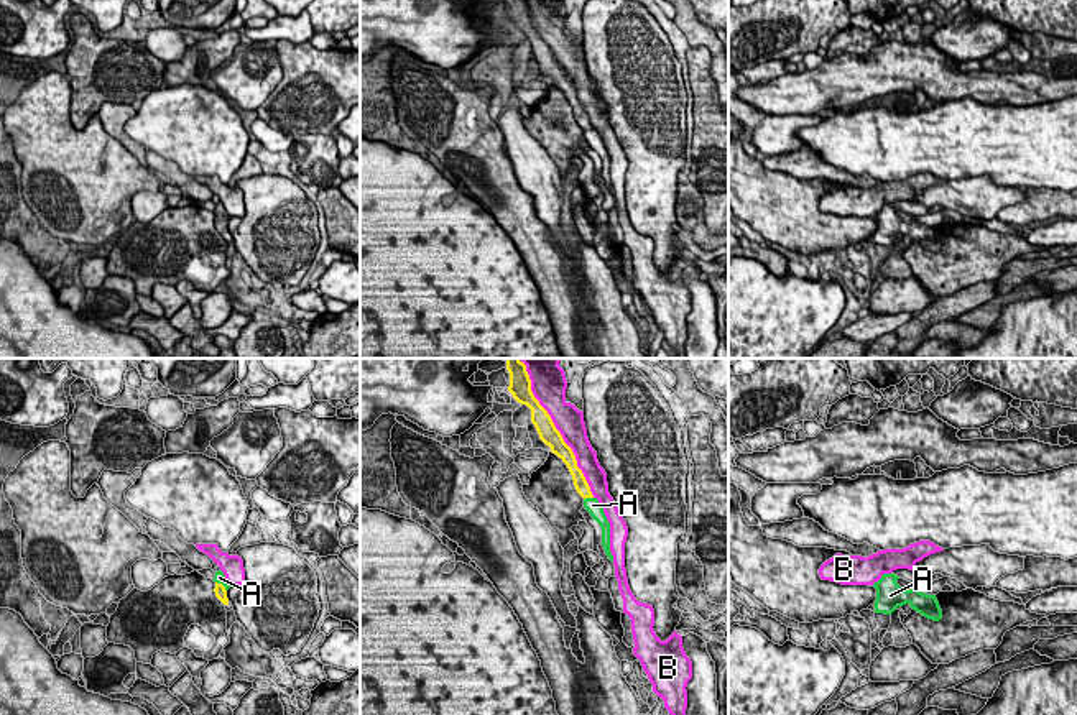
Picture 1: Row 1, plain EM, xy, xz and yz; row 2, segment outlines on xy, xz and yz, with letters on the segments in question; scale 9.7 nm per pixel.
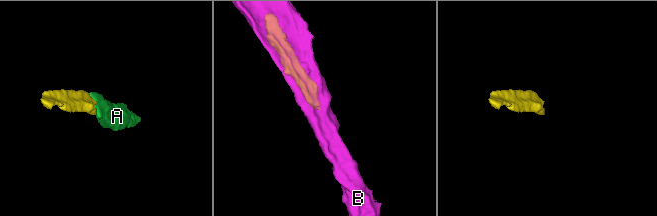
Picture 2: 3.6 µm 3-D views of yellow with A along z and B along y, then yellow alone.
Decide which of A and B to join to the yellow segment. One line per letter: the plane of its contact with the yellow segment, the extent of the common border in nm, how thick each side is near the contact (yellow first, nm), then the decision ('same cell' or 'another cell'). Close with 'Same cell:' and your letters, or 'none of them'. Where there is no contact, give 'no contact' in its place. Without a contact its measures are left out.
A: meets yellow in xy; contact 150 nm long; 120 nm thick on the yellow side, 100 nm on the other; same cell
B: meets yellow in xz; contact 1450 nm long; 190 nm thick on the yellow side, 280 nm on the other; another cell
Same cell: A

